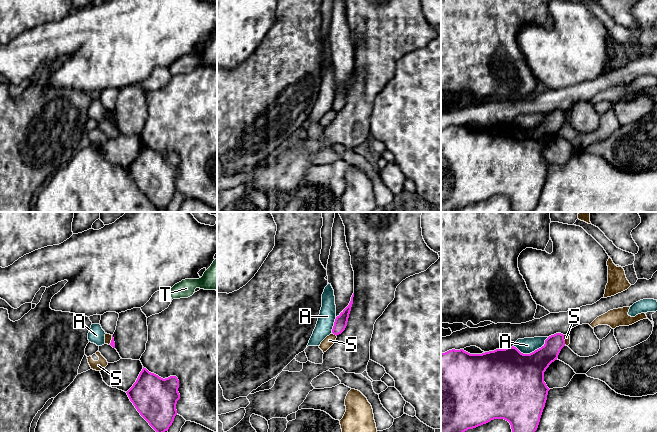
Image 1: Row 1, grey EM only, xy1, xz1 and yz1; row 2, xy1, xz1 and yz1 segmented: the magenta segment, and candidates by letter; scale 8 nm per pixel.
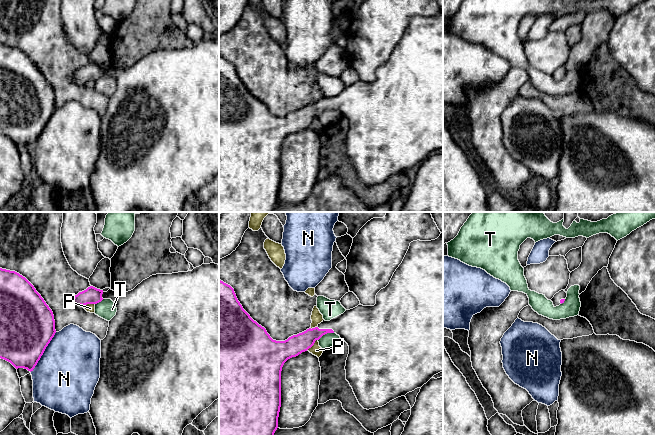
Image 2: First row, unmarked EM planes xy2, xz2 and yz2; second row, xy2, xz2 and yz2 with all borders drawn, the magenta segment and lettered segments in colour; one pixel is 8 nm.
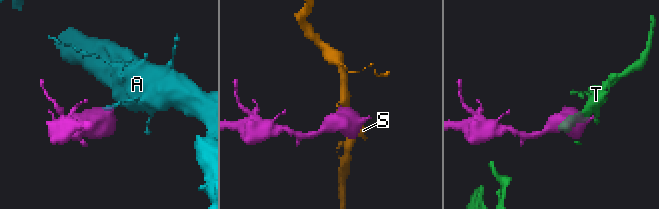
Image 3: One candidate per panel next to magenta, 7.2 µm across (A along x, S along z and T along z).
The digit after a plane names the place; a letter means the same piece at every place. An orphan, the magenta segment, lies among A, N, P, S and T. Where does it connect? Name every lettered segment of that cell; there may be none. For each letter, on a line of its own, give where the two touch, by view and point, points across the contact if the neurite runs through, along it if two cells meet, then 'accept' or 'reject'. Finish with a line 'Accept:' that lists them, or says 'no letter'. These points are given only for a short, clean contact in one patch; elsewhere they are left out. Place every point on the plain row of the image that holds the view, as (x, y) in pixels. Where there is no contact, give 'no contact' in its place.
A: meets magenta in yz1 at (532, 128); border along yz1 (548, 113), (540, 123), (529, 129), (521, 129), (513, 122); reject
N: meets magenta in xy2 at (43, 128); reject
P: meets magenta in xz2 at (312, 121); border along xz2 (317, 115), (307, 125); reject
S: meets magenta in xz1 at (334, 110); border along xz1 (332, 108), (336, 112); reject
T: meets magenta in xz2 at (325, 109); border along xz2 (333, 108), (327, 108), (318, 116); reject
Accept: no letter

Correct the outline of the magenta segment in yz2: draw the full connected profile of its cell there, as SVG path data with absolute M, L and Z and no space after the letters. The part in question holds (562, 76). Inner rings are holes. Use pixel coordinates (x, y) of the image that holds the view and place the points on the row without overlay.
M561 66L558 69L556 69L554 73L551 75L554 83L559 82L560 80L564 79L566 73L567 73L567 69L564 66Z

